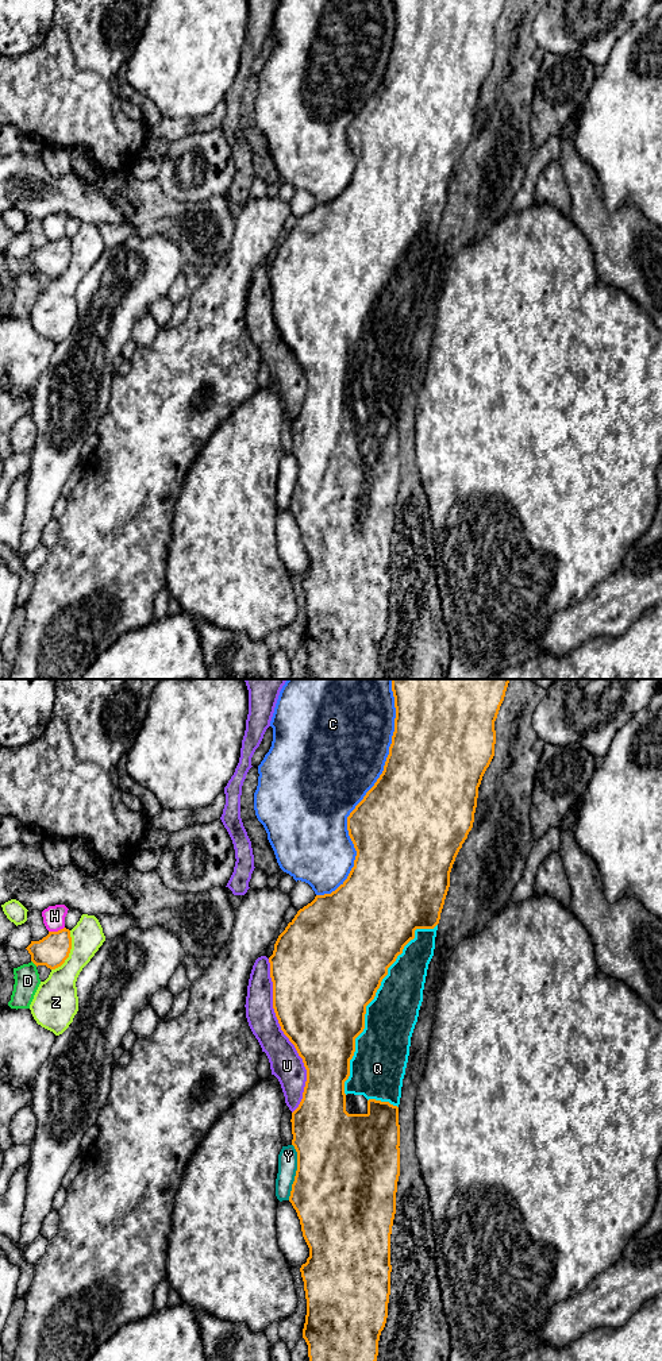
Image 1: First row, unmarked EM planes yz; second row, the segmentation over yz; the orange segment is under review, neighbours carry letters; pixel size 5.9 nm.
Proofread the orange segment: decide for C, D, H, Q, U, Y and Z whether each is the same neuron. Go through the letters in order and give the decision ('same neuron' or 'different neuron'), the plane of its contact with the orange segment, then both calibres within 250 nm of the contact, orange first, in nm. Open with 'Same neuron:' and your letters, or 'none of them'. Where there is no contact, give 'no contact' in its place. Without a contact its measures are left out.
Same neuron: Q
C: different neuron | yz | 500/500 nm
D: different neuron | yz | 190/150 nm
H: different neuron | yz | 190/130 nm
Q: same neuron | yz | 500/300 nm
U: different neuron | yz | 500/190 nm
Y: different neuron | yz | 500/110 nm
Z: different neuron | yz | 190/220 nm

